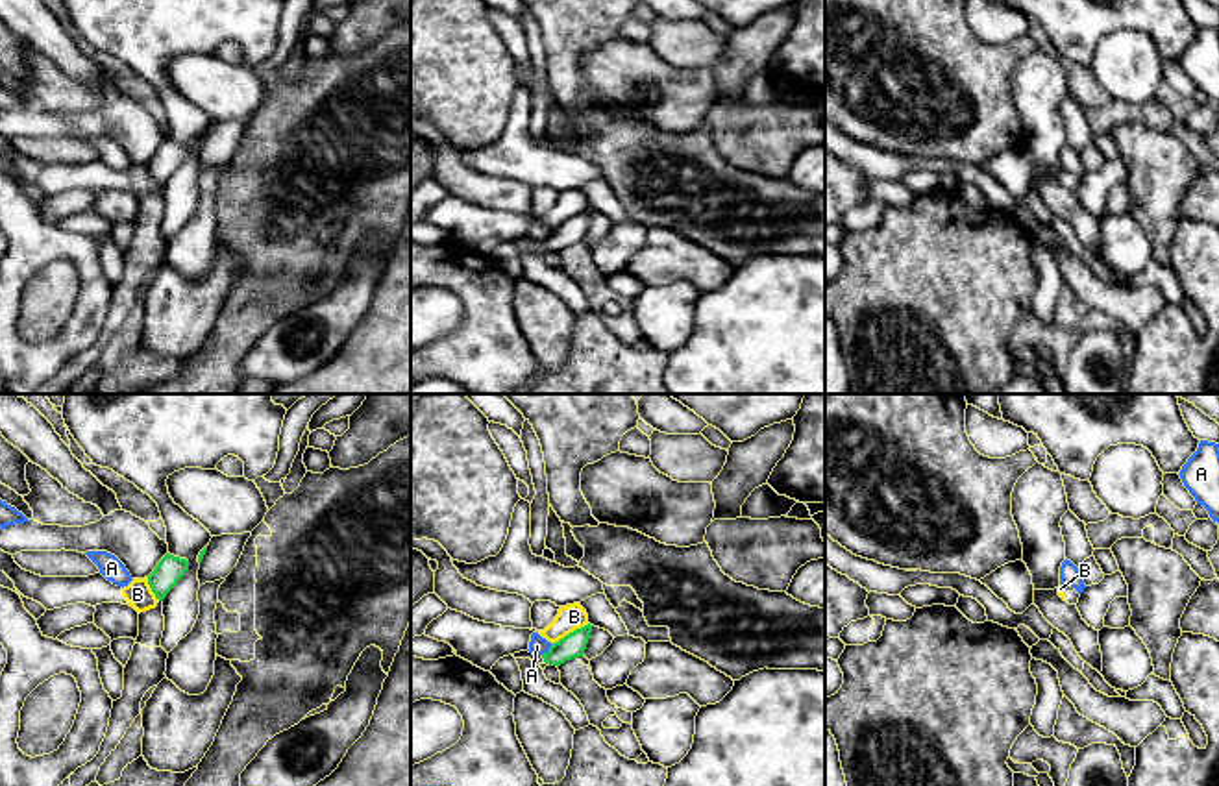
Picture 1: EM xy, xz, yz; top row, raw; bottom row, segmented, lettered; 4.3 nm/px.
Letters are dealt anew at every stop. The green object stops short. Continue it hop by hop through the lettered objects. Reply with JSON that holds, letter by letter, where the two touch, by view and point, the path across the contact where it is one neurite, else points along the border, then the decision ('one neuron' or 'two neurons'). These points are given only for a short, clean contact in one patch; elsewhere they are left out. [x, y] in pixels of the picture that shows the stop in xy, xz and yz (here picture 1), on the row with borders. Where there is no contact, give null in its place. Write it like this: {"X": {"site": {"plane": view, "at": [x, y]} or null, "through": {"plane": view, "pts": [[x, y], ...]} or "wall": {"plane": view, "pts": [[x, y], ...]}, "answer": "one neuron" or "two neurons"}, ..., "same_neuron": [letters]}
{"A": {"site": {"plane": "xz", "at": [550, 650]}, "wall": {"plane": "xz", "pts": [[554, 644], [542, 655]]}, "answer": "two neurons"}, "B": {"site": {"plane": "xz", "at": [570, 633]}, "answer": "two neurons"}, "same_neuron": []}

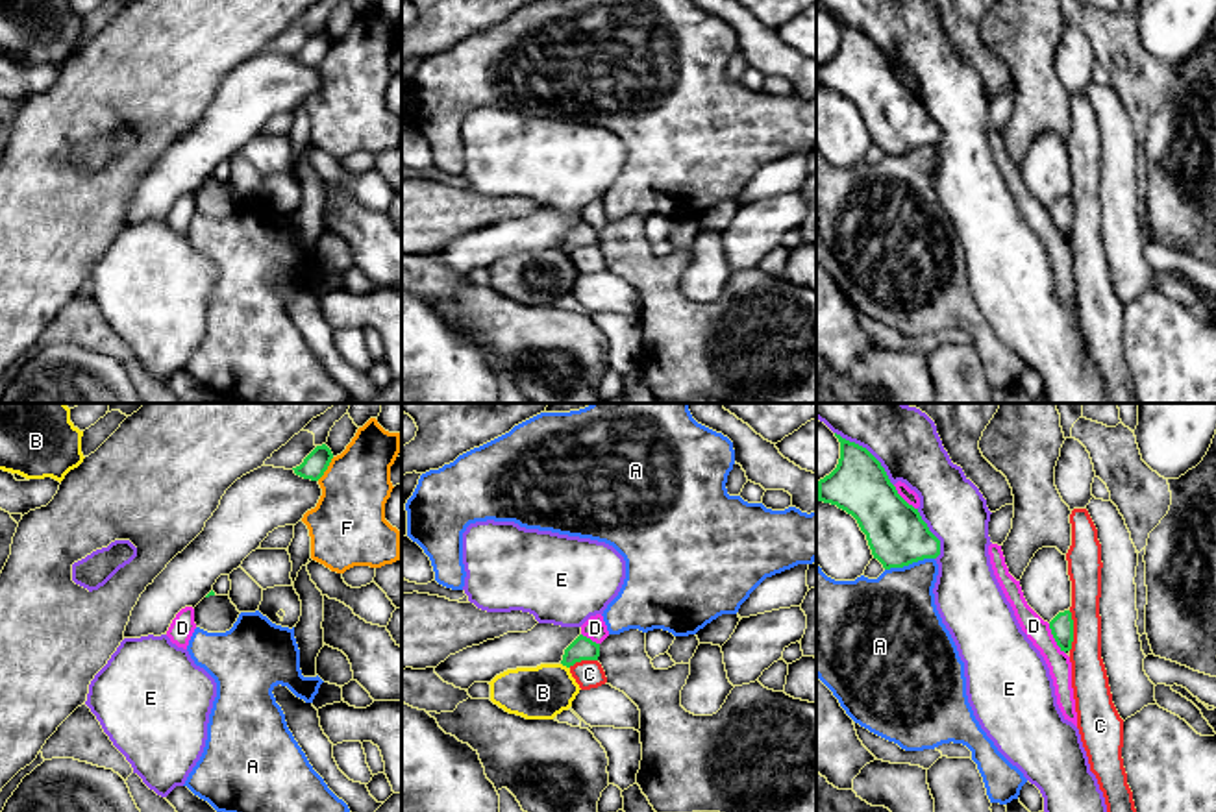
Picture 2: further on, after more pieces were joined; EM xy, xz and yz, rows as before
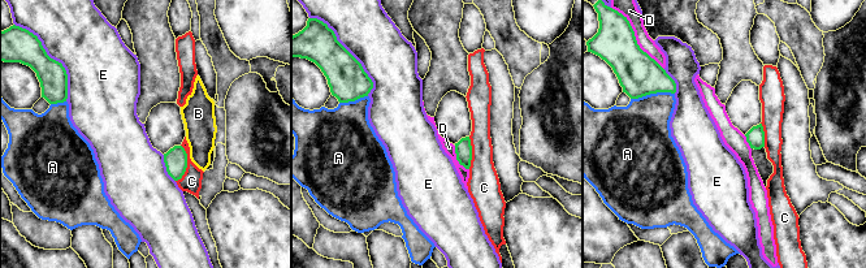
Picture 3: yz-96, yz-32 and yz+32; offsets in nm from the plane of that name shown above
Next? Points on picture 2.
{"A": {"site": {"plane": "yz", "at": [909, 563]}, "answer": "two neurons"}, "B": {"site": {"plane": "xz", "at": [565, 664]}, "answer": "two neurons"}, "C": {"site": {"plane": "yz", "at": [1072, 631]}, "answer": "two neurons"}, "D": {"site": {"plane": "yz", "at": [1054, 637]}, "answer": "two neurons"}, "E": {"site": {"plane": "yz", "at": [868, 452]}, "answer": "two neurons"}, "F": {"site": {"plane": "xy", "at": [326, 468]}, "wall": {"plane": "xy", "pts": [[334, 457], [317, 479]]}, "answer": "two neurons"}, "same_neuron": []}

